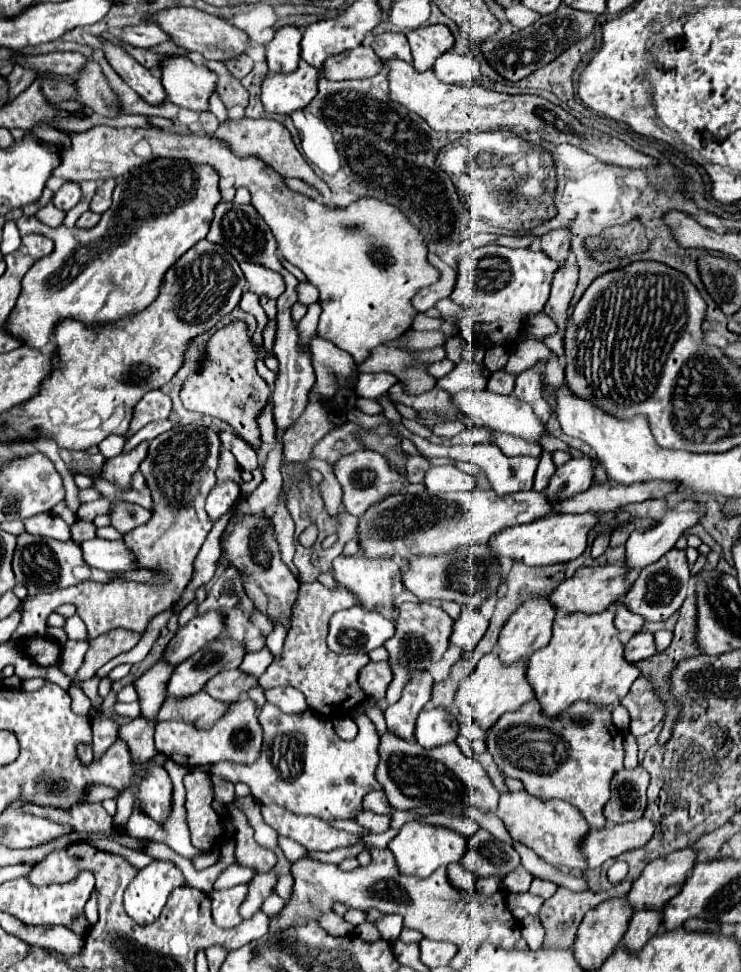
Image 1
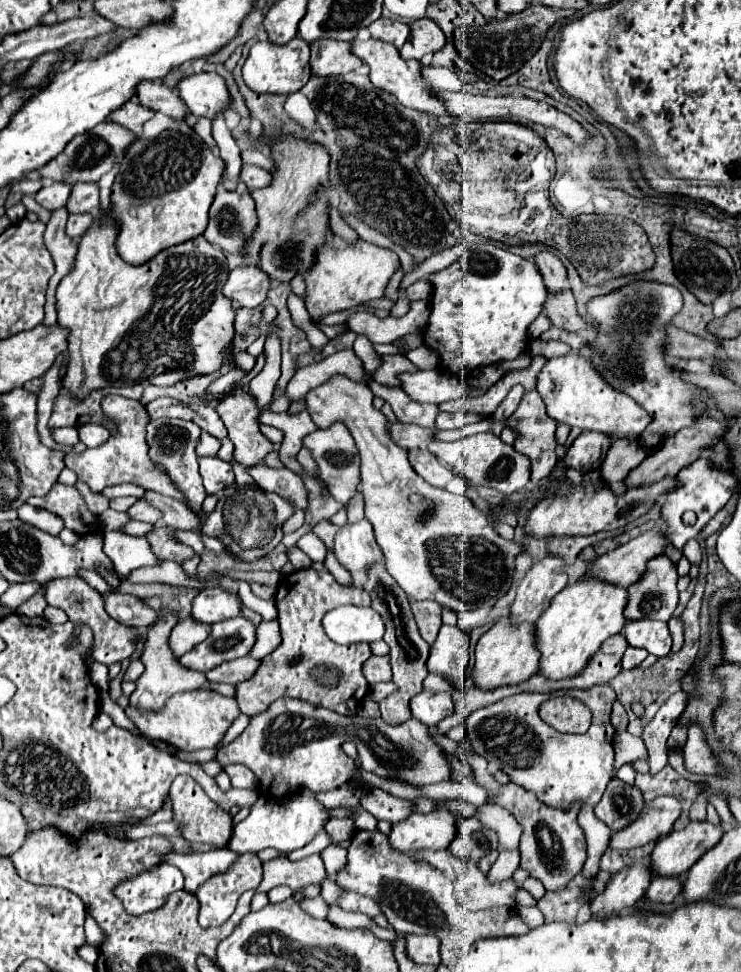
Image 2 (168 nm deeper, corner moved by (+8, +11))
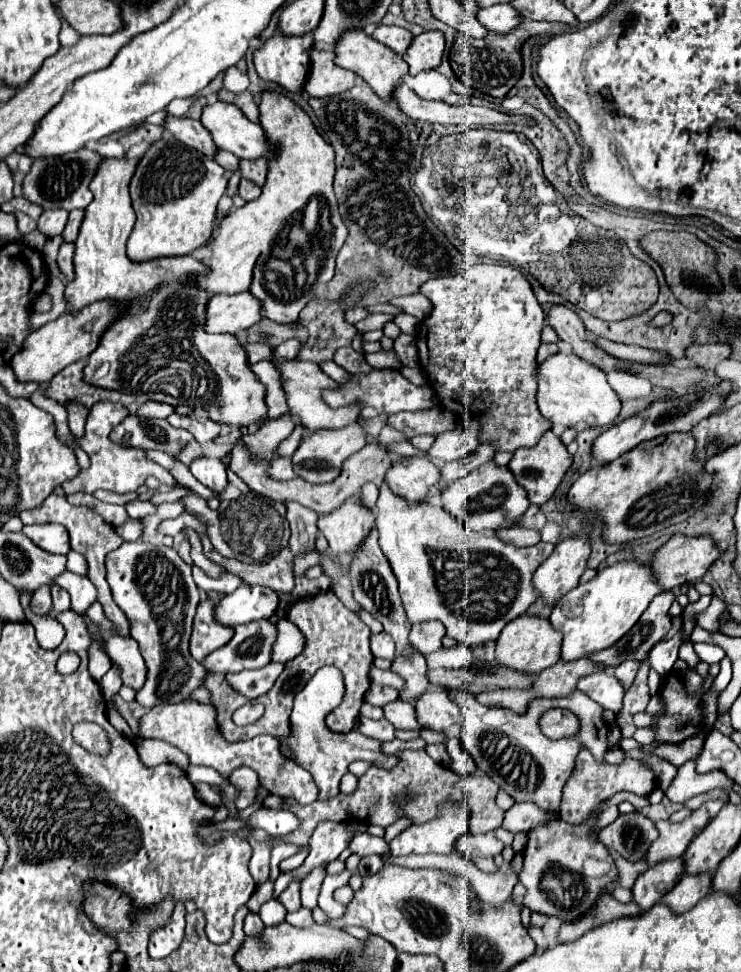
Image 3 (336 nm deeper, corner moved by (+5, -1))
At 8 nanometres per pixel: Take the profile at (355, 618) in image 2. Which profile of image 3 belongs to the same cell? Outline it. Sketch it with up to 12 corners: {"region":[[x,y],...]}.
{"region":[[388,633],[372,637],[374,657],[394,661],[398,651]]}

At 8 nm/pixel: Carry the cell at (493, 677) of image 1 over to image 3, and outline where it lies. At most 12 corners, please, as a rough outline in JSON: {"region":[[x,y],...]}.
{"region":[[524,613],[502,629],[496,661],[538,675],[560,661],[562,635]]}

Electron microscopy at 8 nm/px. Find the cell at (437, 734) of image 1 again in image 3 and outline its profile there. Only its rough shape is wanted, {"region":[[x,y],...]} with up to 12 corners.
{"region":[[426,691],[416,701],[418,723],[446,731],[458,705],[444,691]]}

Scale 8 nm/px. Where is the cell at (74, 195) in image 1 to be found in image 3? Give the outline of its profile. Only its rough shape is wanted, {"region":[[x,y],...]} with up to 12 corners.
{"region":[[44,211],[38,231],[60,235],[68,221],[66,211]]}

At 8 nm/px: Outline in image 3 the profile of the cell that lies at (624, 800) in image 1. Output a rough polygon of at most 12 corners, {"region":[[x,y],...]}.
{"region":[[636,811],[604,827],[598,839],[624,859],[646,859],[658,829]]}

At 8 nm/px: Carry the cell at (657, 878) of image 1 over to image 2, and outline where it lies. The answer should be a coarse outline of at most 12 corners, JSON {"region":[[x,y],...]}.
{"region":[[691,821],[655,843],[653,875],[681,877],[723,829]]}

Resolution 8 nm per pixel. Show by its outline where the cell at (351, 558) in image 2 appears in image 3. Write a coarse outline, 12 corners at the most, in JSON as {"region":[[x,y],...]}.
{"region":[[354,495],[316,525],[332,553],[352,553],[374,525]]}

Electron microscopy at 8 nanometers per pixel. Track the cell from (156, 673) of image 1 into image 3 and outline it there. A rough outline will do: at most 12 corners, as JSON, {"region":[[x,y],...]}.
{"region":[[210,599],[198,605],[190,653],[204,661],[234,635],[216,621]]}

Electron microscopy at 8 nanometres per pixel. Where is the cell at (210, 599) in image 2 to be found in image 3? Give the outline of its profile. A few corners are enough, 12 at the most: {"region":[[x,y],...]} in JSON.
{"region":[[242,583],[216,605],[228,627],[270,619],[278,595]]}

